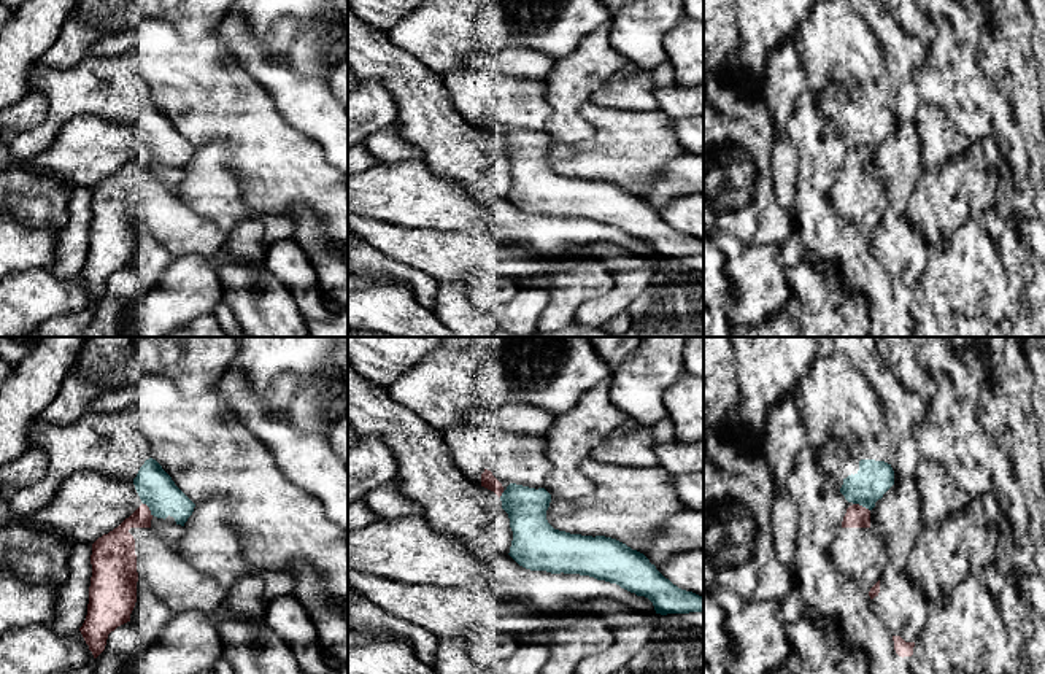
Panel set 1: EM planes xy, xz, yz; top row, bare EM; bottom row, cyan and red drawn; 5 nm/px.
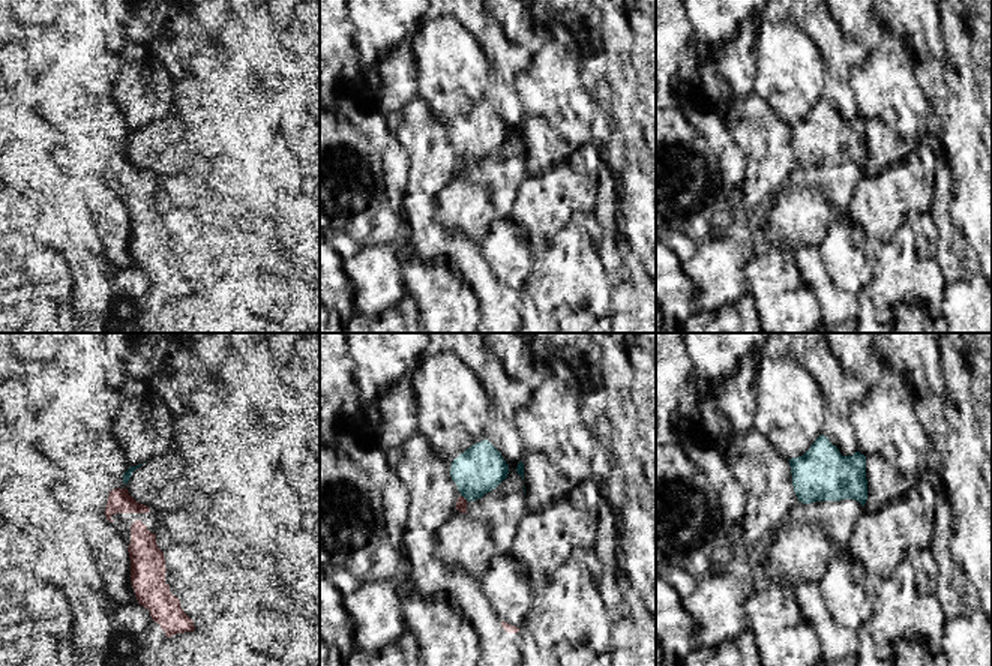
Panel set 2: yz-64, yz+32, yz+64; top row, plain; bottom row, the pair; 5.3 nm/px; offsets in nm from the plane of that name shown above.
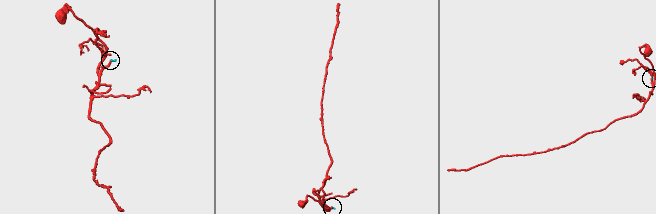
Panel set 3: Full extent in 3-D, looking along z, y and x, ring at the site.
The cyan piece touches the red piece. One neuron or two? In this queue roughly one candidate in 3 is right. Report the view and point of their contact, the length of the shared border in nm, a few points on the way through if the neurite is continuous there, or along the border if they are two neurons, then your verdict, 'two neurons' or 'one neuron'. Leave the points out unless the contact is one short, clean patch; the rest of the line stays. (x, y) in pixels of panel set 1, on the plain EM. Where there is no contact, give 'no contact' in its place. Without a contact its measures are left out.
meets cyan in yz at (861, 148); contact 100 nm long; two neurons

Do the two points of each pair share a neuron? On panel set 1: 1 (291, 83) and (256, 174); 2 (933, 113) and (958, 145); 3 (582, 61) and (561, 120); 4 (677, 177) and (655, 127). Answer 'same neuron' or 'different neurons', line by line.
1: different neurons
2: same neuron
3: same neuron
4: different neurons

